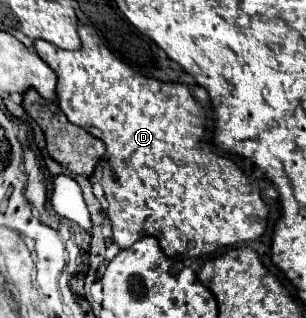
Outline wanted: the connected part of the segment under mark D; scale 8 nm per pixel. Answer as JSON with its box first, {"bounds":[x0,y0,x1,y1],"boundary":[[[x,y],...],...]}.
{"bounds":[34,25,270,259],"boundary":[[[82,25],[78,29],[80,33],[80,39],[82,39],[82,49],[78,51],[62,51],[58,49],[56,45],[44,41],[44,39],[38,39],[34,43],[34,49],[36,53],[52,67],[52,71],[58,75],[58,85],[56,85],[56,97],[58,97],[58,105],[60,109],[66,113],[68,121],[72,121],[74,125],[78,127],[84,127],[88,133],[92,133],[94,137],[98,137],[100,141],[104,141],[106,145],[106,153],[104,157],[100,159],[98,167],[96,167],[96,179],[98,183],[104,187],[104,197],[108,201],[108,209],[106,209],[106,217],[112,221],[112,239],[114,243],[120,247],[120,249],[128,249],[130,245],[134,245],[138,239],[146,237],[146,235],[152,235],[152,237],[158,237],[158,243],[162,247],[164,253],[168,253],[168,257],[176,257],[176,259],[198,259],[198,257],[212,257],[218,253],[218,249],[222,247],[234,247],[238,243],[246,243],[246,241],[254,241],[258,239],[264,231],[266,231],[266,225],[268,225],[268,213],[270,213],[270,207],[268,203],[262,199],[262,193],[258,189],[258,183],[252,181],[232,159],[224,157],[224,155],[218,155],[214,153],[214,145],[212,141],[206,139],[206,113],[204,109],[196,103],[196,99],[190,95],[188,87],[186,85],[178,85],[178,83],[160,83],[156,79],[148,79],[136,71],[132,71],[126,63],[122,63],[112,51],[107,47],[103,38],[92,25]]]}

